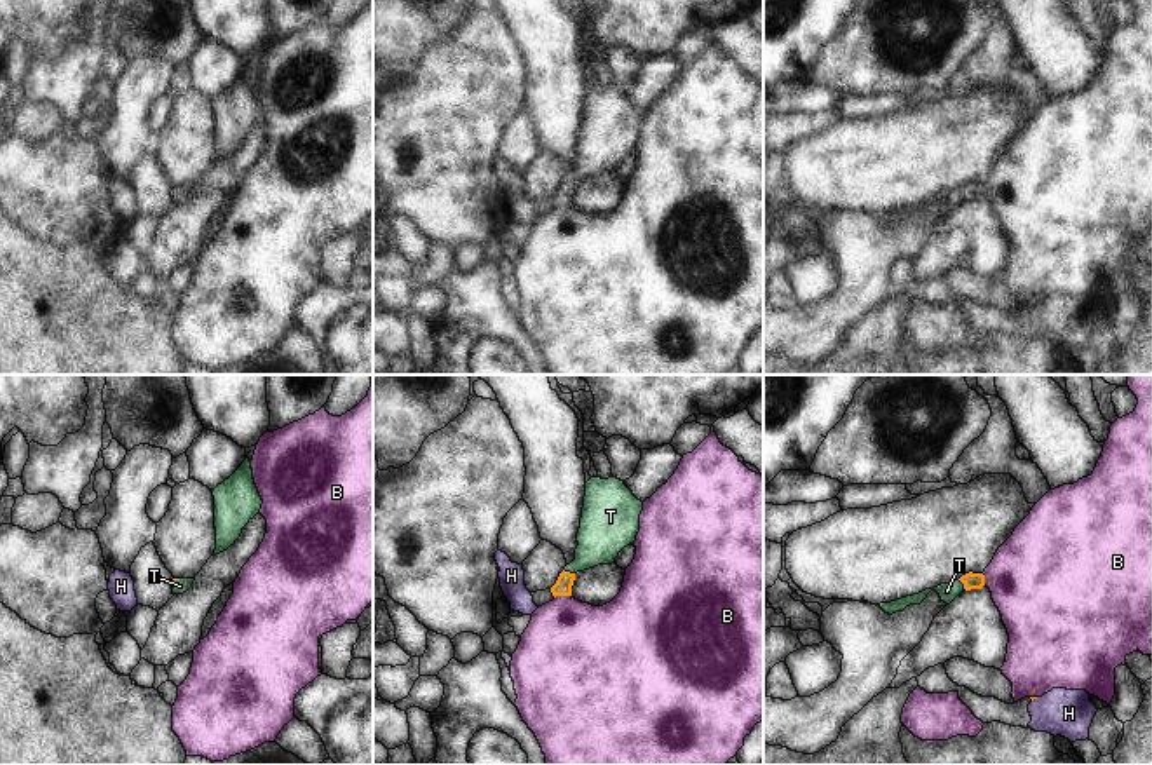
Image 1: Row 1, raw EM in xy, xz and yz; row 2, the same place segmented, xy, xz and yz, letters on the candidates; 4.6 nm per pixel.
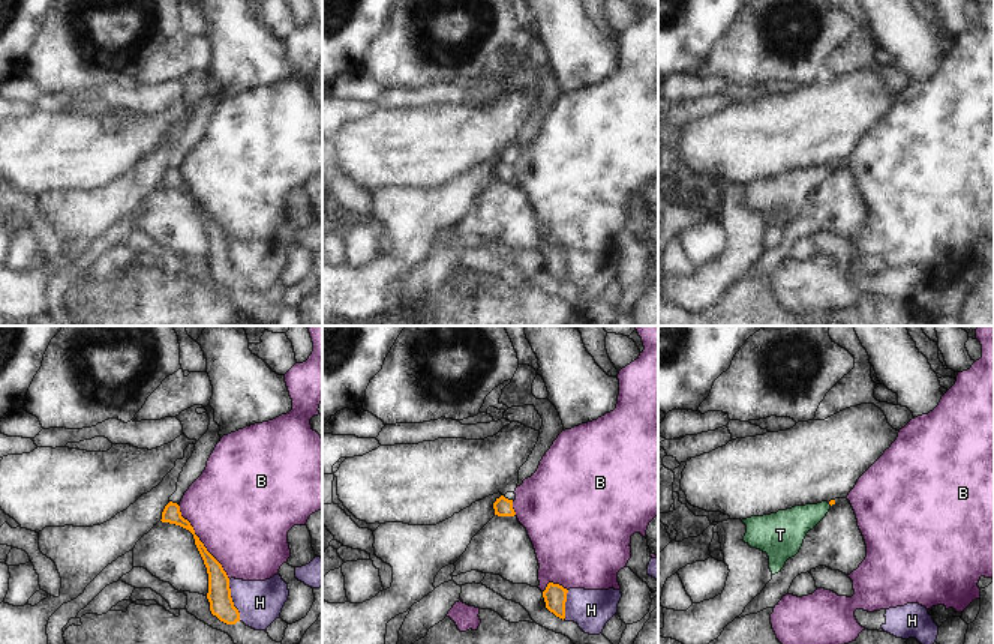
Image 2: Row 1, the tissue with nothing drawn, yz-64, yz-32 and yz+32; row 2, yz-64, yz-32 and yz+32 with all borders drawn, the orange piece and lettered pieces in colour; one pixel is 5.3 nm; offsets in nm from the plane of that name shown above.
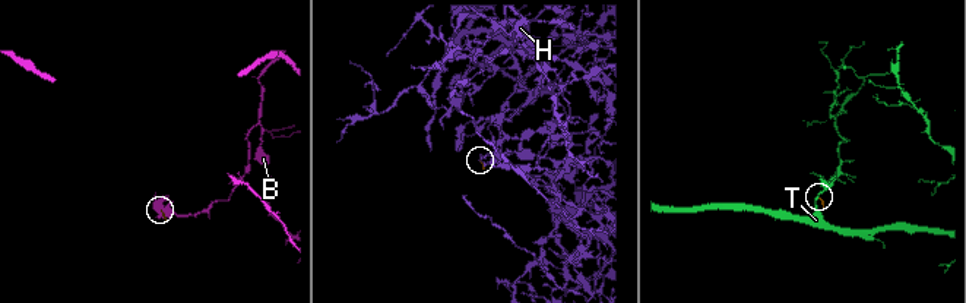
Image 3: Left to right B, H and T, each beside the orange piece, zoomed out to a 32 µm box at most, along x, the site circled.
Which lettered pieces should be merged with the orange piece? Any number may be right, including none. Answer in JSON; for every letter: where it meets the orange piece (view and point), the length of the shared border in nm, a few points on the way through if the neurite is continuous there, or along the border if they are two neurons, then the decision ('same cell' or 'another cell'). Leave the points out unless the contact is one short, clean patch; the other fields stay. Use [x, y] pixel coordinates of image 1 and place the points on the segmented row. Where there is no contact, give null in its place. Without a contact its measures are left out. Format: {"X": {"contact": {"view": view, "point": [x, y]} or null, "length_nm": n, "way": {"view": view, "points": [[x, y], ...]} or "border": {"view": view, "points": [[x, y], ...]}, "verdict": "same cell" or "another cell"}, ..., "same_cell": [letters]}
{"B": {"contact": {"view": "xz", "point": [562, 595]}, "length_nm": 80, "verdict": "another cell"}, "H": {"contact": {"view": "yz", "point": [1034, 697]}, "length_nm": 40, "verdict": "another cell"}, "T": {"contact": {"view": "xz", "point": [569, 572]}, "length_nm": 60, "way": {"view": "xz", "points": [[565, 581], [569, 572], [600, 541], [603, 532]]}, "verdict": "same cell"}, "same_cell": ["T"]}

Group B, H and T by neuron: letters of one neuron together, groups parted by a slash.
B / H / T

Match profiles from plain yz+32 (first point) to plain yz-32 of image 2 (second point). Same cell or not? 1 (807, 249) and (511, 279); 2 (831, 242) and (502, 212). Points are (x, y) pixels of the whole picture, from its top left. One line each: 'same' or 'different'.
1: same
2: different

